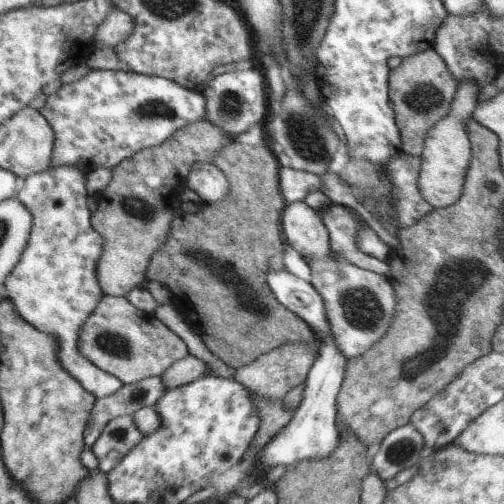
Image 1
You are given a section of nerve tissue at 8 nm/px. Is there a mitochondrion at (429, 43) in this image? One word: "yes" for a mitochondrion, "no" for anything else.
no

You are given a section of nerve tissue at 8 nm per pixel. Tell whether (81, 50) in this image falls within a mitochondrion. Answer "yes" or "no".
no

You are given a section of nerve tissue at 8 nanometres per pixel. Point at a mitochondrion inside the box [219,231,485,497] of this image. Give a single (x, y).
(364, 309)

